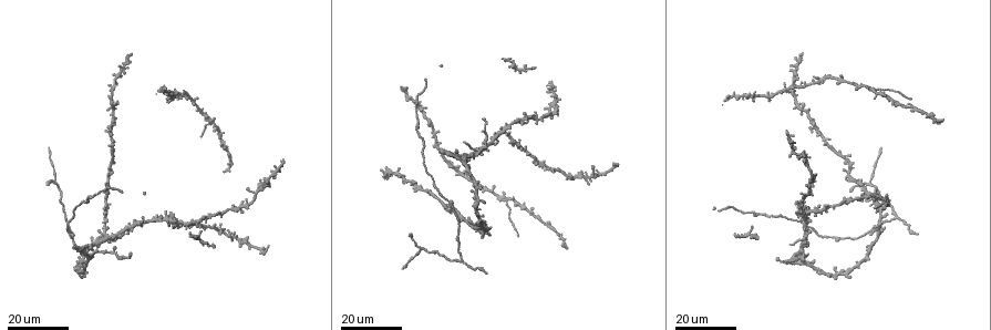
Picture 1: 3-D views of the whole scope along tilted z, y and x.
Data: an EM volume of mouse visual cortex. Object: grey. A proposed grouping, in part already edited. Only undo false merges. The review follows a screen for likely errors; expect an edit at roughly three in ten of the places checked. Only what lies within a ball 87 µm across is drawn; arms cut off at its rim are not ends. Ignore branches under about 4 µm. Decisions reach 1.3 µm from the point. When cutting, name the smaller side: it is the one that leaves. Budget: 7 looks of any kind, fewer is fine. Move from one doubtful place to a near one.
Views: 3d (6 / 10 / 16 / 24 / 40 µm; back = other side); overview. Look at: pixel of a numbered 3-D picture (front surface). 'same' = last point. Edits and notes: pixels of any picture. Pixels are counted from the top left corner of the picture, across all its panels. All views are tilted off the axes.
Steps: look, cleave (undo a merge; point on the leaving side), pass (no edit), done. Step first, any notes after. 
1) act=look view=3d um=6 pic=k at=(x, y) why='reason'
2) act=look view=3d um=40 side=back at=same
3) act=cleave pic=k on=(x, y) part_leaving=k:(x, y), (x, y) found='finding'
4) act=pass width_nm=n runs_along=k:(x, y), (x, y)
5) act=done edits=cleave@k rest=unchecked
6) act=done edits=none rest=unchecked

act=look view=3d um=24 pic=1 at=(874, 88) why='small branch off a trunk'

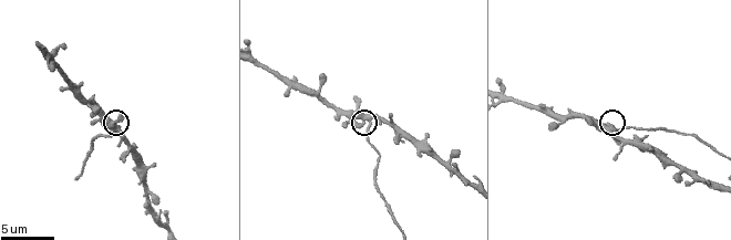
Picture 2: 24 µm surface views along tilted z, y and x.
act=look view=3d um=6 pic=2 at=(612, 130) why='zoom in'

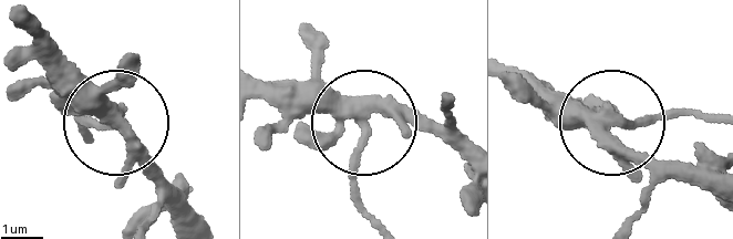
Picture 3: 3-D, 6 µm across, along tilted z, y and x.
act=cleave pic=3 on=(358, 188) part_leaving=3:(367, 125), (352, 184), (367, 219) found='two neurons meet here'

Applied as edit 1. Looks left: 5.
act=look view=3d um=24 pic=1 at=(868, 183) why='three arms meet'

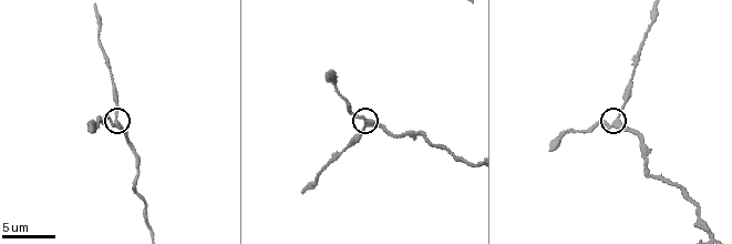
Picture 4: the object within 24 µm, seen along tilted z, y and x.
act=look view=3d um=6 pic=4 at=(115, 118)

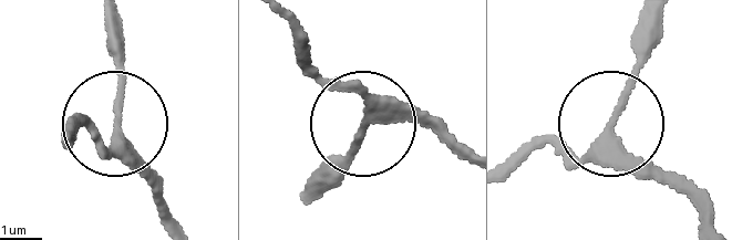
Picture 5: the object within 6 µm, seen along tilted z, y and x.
act=pass runs_along=5:(464, 154), (406, 122), (369, 121), (359, 96), (294, 50) found='continuous, no second neuron'

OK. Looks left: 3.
act=look view=3d um=16 pic=1 at=(899, 217) why='branch point'

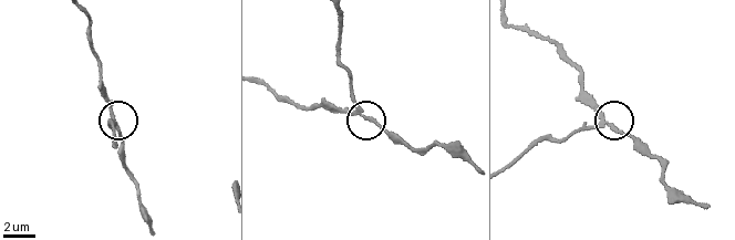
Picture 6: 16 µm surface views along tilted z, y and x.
act=look view=3d um=10 pic=6 at=(601, 121)

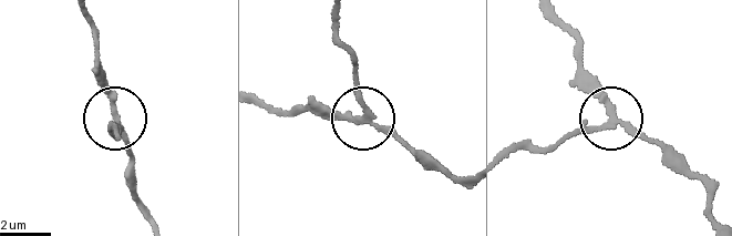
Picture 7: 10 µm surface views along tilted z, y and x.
act=cleave pic=7 on=(354, 83) part_leaving=7:(366, 116), (338, 14) found='a second neuron is stuck on'

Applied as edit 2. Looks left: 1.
act=done edits=cleave@3,cleave@7 rest=unchecked

